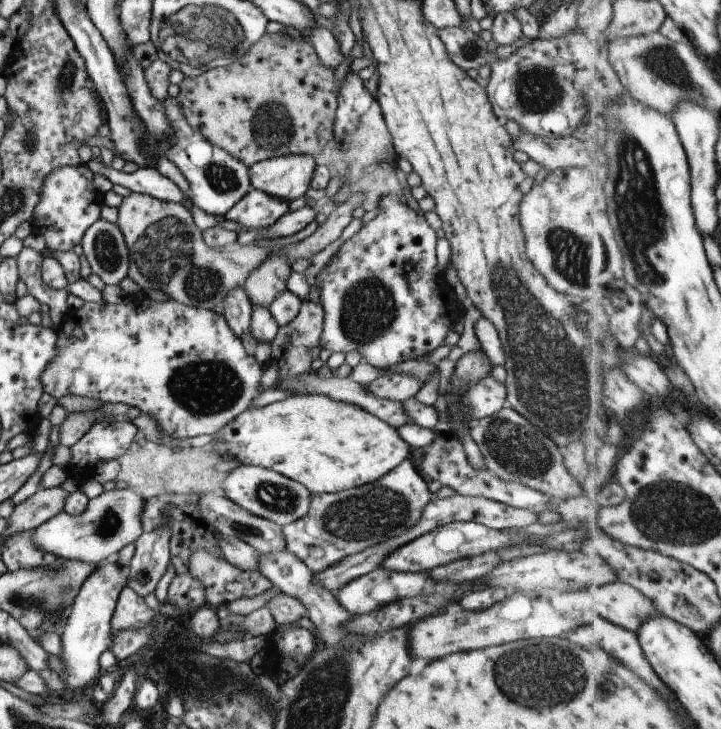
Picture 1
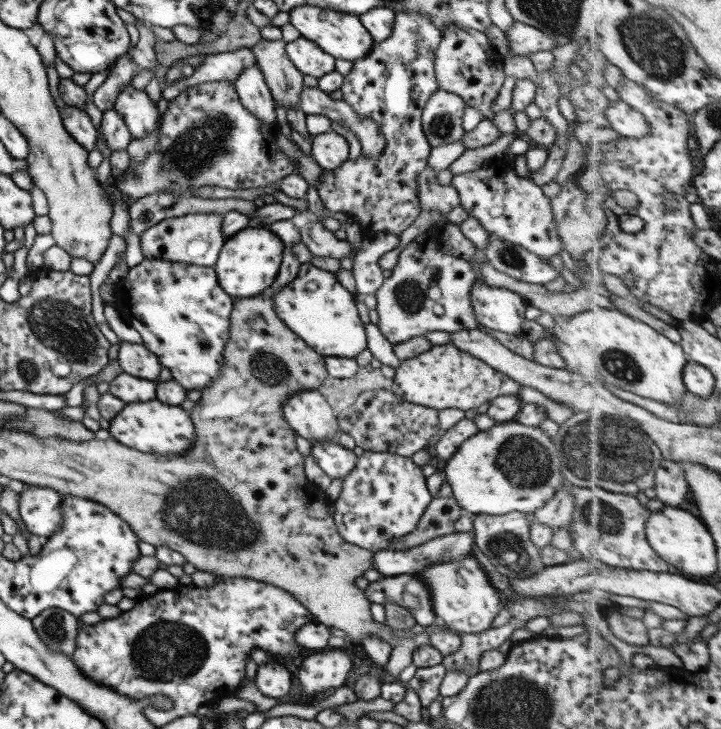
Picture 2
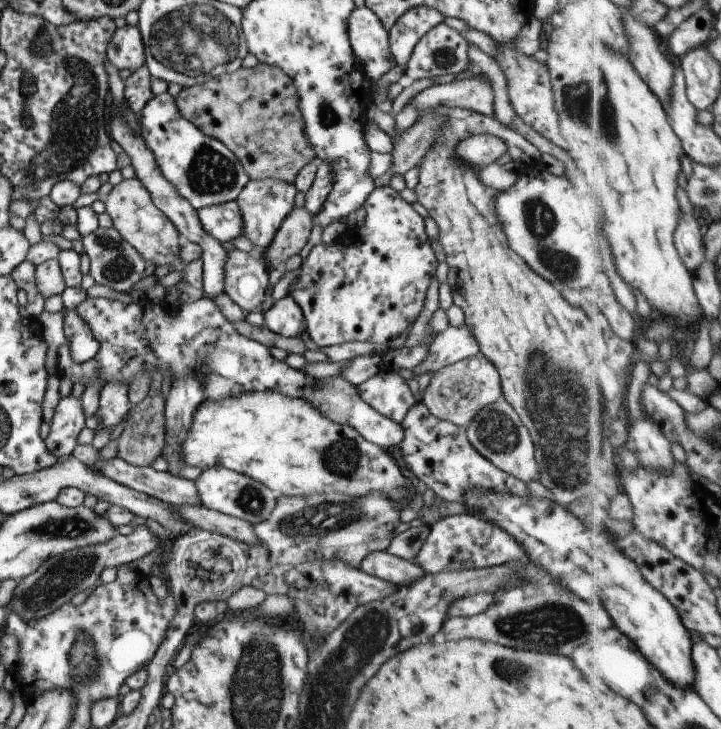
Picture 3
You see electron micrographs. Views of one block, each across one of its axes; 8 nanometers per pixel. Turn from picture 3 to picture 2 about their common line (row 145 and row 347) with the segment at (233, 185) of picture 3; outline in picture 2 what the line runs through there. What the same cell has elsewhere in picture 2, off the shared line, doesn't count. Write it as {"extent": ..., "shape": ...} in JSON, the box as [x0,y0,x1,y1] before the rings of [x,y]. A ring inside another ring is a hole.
{"extent":[115,258,235,391],"shape":[[[144,258],[115,283],[115,309],[140,332],[144,346],[158,357],[162,366],[170,369],[172,379],[178,381],[186,391],[202,390],[220,375],[220,365],[224,365],[224,347],[230,335],[234,302],[235,298],[225,294],[219,286],[217,274],[211,266]]]}

